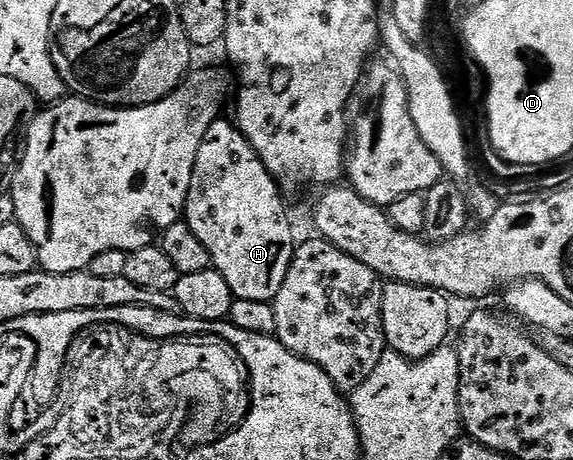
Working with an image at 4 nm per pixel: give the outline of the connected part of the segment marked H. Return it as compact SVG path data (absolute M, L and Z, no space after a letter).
M216 120L212 127L208 127L208 135L204 135L200 151L196 151L196 167L192 171L184 219L188 227L192 227L196 239L204 243L212 268L224 277L235 298L273 302L294 258L294 229L290 226L290 217L286 214L285 203L282 202L283 190L274 176L266 170L237 124L233 120L226 120Z

